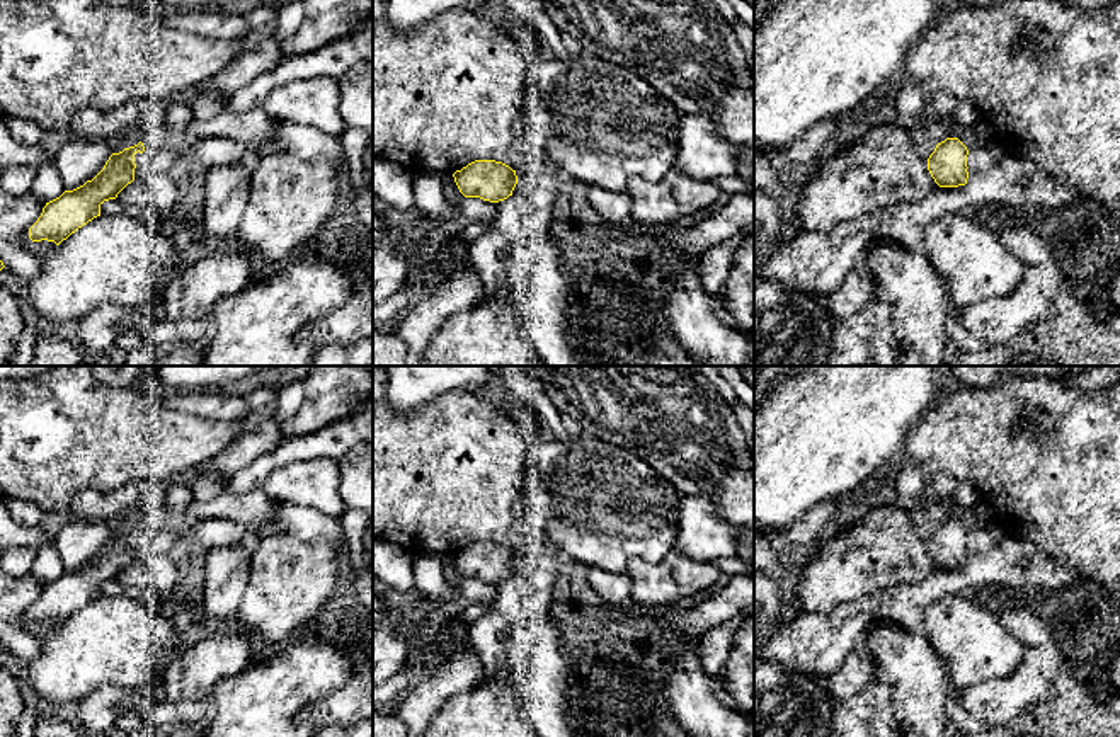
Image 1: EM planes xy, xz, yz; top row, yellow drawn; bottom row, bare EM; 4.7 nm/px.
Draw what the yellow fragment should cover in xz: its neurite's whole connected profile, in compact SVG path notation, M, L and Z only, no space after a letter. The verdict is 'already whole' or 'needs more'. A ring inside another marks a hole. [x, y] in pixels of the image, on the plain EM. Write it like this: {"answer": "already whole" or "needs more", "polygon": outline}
{"answer": "already whole", "polygon": "M475 541L453 555L465 579L499 584L512 577L517 565L516 551L495 541Z"}

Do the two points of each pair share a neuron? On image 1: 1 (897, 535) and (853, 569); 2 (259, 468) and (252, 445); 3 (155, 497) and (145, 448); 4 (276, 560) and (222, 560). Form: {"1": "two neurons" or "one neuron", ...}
{"1": "one neuron", "2": "two neurons", "3": "two neurons", "4": "two neurons"}

